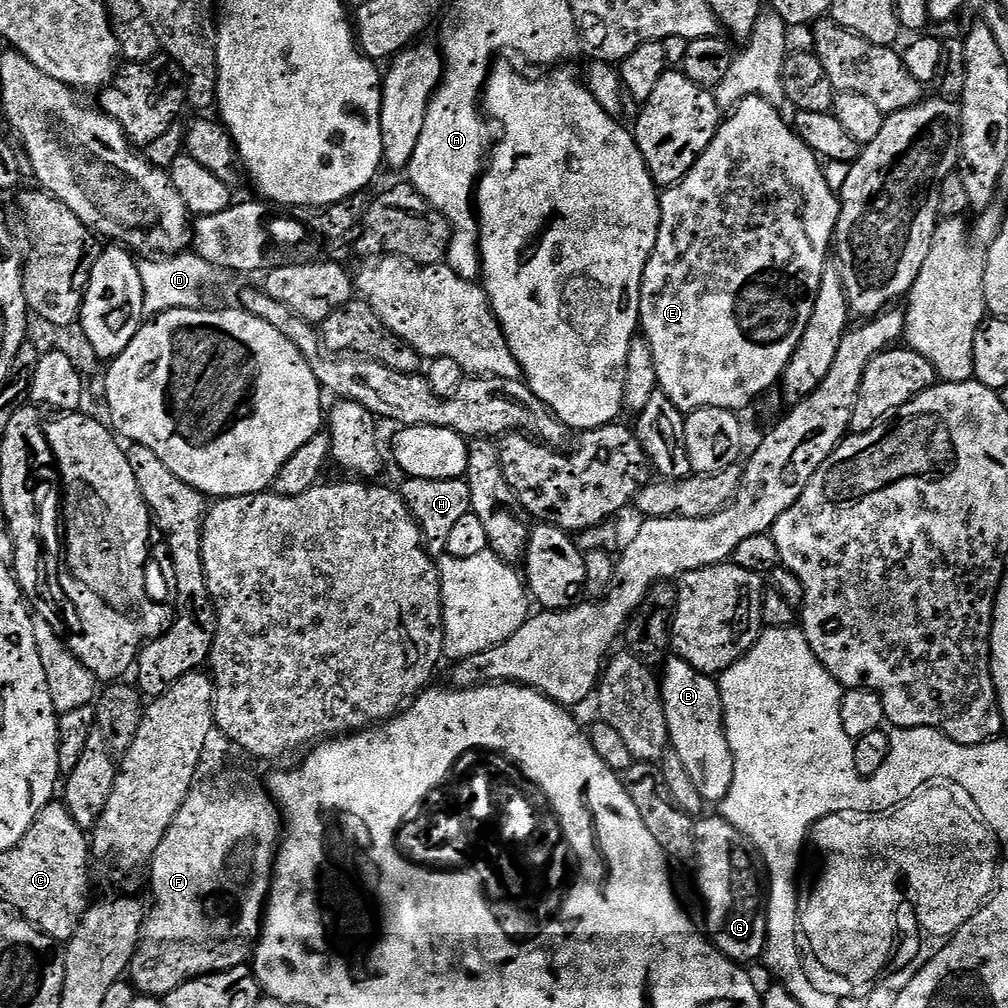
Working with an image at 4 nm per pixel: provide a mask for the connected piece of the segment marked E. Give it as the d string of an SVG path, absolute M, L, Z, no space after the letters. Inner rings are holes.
M747 96L740 104L731 109L732 116L723 121L720 129L714 134L714 138L710 142L710 146L706 146L706 150L698 158L698 162L694 162L694 166L685 175L683 180L678 184L673 184L671 188L663 189L660 196L660 225L658 226L658 238L654 250L650 254L650 262L646 262L646 270L642 278L642 290L640 291L640 328L642 335L650 342L650 350L654 354L654 370L658 370L658 388L659 391L666 394L666 398L670 398L670 402L674 402L674 406L678 406L681 412L687 414L697 412L700 408L724 408L727 412L737 414L743 413L743 408L748 408L767 388L775 389L777 387L780 376L786 370L786 366L790 362L790 358L794 354L794 350L798 350L798 342L802 342L802 334L806 334L806 322L810 322L810 313L814 310L814 298L818 294L818 286L822 282L822 274L825 268L830 264L830 253L834 248L834 237L836 236L836 223L840 217L840 197L828 185L828 180L824 177L821 161L815 152L811 152L806 146L806 142L802 142L802 138L796 133L795 127L791 123L784 121L785 117L775 108L769 100L764 100L760 96Z

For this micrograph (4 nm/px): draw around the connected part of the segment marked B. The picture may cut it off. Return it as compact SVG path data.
M679 658L669 659L663 665L659 682L671 751L682 758L682 766L686 766L705 805L719 805L726 794L730 794L730 786L734 782L734 758L724 733L720 685L713 677L694 670L690 662Z

